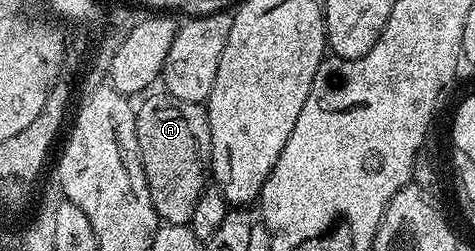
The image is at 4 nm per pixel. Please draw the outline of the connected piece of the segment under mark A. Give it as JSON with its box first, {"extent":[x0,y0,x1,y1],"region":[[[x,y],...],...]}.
{"extent":[136,91,210,225],"region":[[[159,91],[137,106],[136,139],[148,195],[159,218],[168,225],[189,225],[200,195],[208,188],[210,167],[210,128],[205,104],[188,103]]]}

